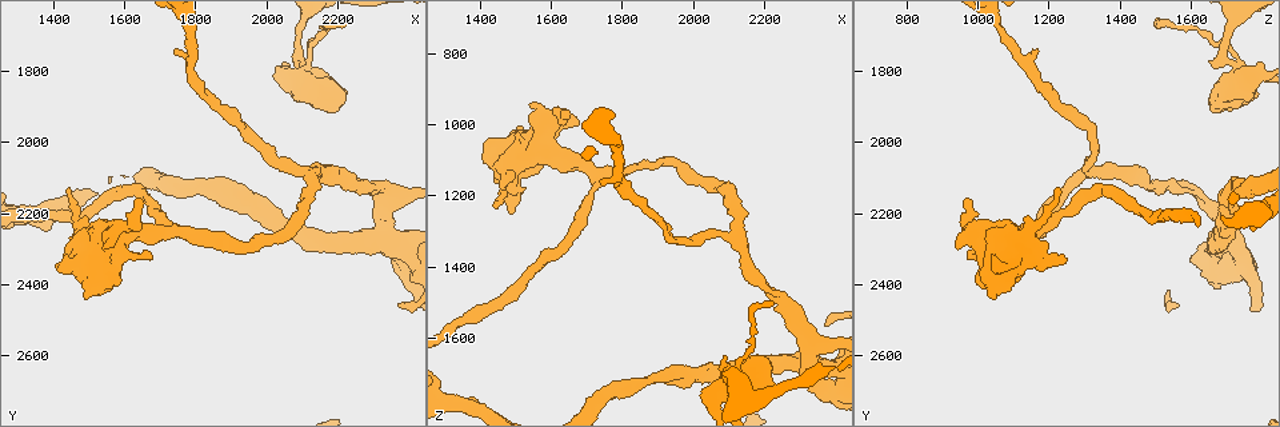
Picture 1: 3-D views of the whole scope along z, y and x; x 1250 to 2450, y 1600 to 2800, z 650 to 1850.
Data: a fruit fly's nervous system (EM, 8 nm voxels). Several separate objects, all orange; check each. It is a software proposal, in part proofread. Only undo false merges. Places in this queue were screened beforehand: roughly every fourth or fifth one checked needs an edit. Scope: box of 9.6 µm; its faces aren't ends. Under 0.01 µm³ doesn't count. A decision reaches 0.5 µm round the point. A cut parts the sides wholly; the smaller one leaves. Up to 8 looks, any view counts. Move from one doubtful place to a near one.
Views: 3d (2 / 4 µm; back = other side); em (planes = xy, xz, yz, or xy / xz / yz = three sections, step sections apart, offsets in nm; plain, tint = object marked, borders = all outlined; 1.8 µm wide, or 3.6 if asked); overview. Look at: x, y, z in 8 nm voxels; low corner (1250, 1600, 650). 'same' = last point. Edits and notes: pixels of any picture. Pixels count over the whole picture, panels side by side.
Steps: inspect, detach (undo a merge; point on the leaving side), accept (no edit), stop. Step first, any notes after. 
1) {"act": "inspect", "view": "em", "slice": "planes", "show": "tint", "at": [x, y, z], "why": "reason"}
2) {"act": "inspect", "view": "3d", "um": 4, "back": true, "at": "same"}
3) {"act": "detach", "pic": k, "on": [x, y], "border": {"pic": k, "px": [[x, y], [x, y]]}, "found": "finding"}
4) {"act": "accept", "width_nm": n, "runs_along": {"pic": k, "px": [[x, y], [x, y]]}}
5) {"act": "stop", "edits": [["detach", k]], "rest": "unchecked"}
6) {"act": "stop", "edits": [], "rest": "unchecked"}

{"act": "inspect", "view": "em", "um": 3.6, "slice": "xz", "step": 8, "show": "tint", "at": [2110, 1790, 1730], "why": "sharp bend"}

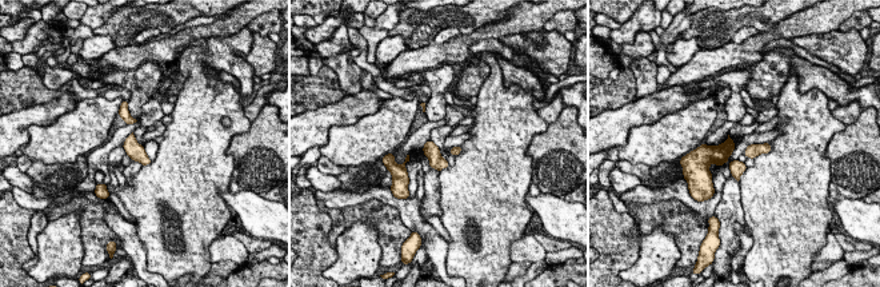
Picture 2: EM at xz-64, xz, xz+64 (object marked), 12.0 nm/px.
{"act": "inspect", "view": "em", "um": 3.6, "slice": "xy", "step": 8, "show": "tint", "at": "same", "why": "another direction"}

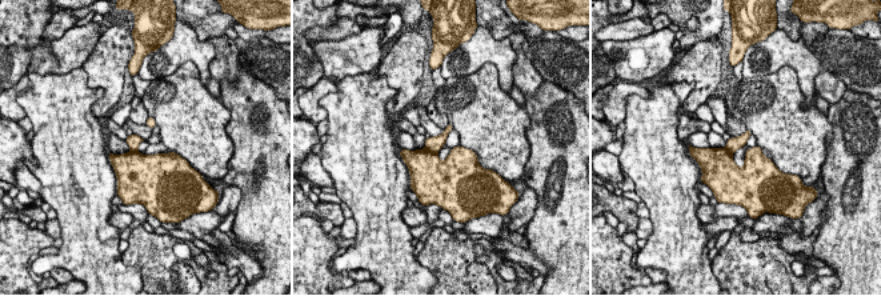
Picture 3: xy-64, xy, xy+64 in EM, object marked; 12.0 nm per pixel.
{"act": "detach", "pic": 3, "on": [433, 144], "border": {"pic": 3, "px": [[425, 148], [436, 154]]}, "found": "a second neuron is stuck on"}

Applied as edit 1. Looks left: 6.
{"act": "inspect", "view": "3d", "um": 2, "at": [1630, 2220, 970]}

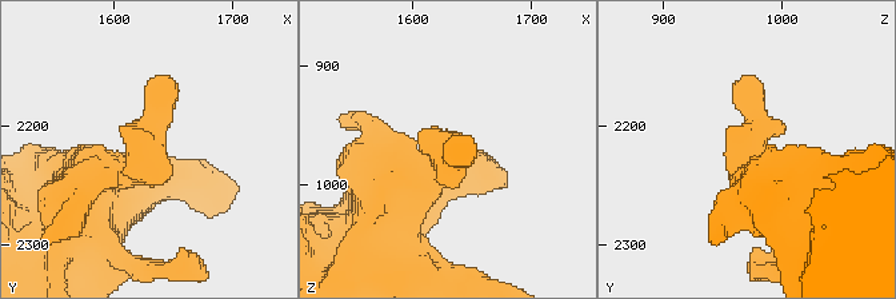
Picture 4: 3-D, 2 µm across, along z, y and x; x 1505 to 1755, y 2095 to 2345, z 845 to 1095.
{"act": "inspect", "view": "em", "um": 3.6, "slice": "xz", "step": 4, "show": "tint", "at": [1632, 2220, 972]}

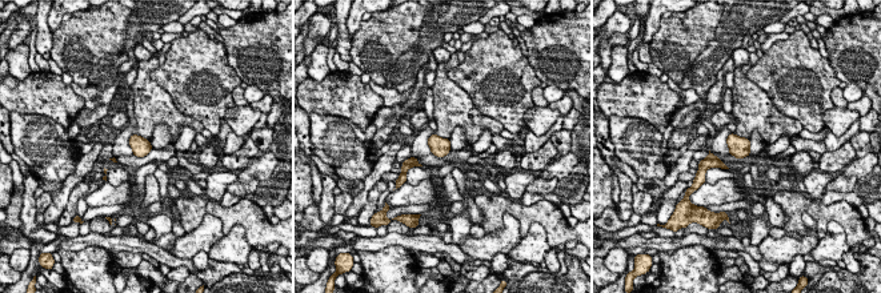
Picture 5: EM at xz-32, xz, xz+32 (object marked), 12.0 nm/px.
{"act": "inspect", "view": "em", "um": 3.6, "slice": "planes", "show": "borders", "at": "same", "why": "cut it another way"}

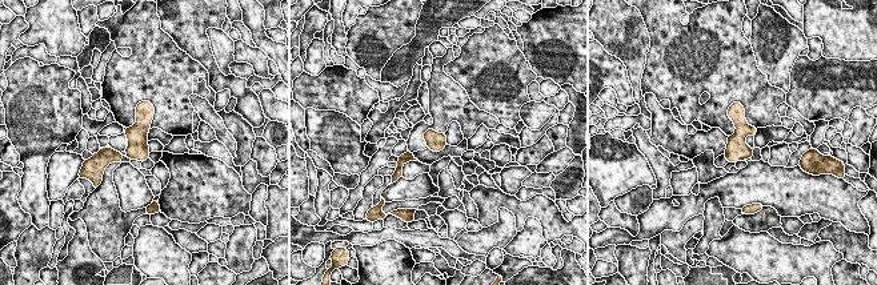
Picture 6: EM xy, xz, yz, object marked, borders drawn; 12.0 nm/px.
{"act": "accept", "width_nm": 240, "runs_along": {"pic": 6, "px": [[148, 105], [136, 143], [107, 160]]}, "found": "continuous, no second neuron"}

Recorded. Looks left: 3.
{"act": "stop", "edits": [["detach", 3]], "rest": "unchecked"}

